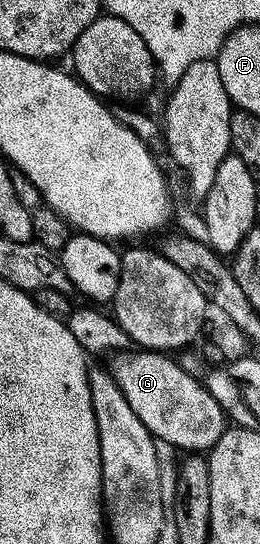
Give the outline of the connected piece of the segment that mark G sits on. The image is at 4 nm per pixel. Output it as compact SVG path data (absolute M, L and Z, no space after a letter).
M125 349L122 351L113 352L111 354L110 364L108 364L108 370L115 381L118 382L118 387L122 389L123 396L126 397L126 401L130 404L130 409L137 414L138 419L142 421L148 432L150 432L154 439L158 440L161 444L168 444L176 449L184 450L184 453L206 453L212 449L212 447L221 439L221 435L228 428L228 418L221 406L218 405L218 401L214 400L213 395L205 389L203 382L197 377L190 374L179 362L169 354L160 351L150 351L147 349Z

